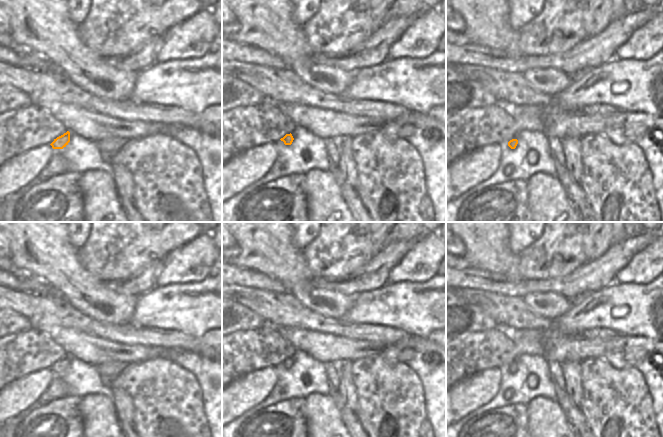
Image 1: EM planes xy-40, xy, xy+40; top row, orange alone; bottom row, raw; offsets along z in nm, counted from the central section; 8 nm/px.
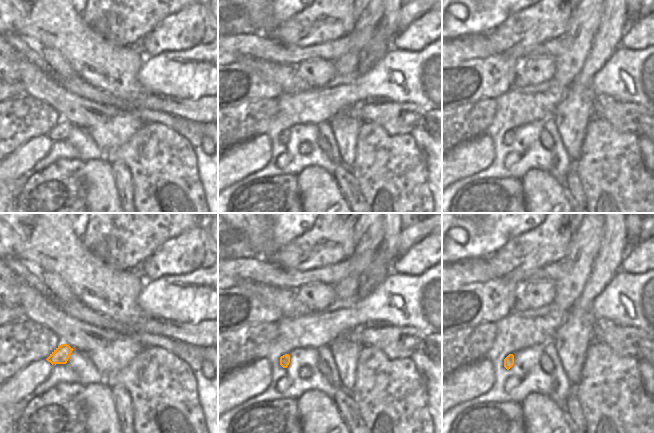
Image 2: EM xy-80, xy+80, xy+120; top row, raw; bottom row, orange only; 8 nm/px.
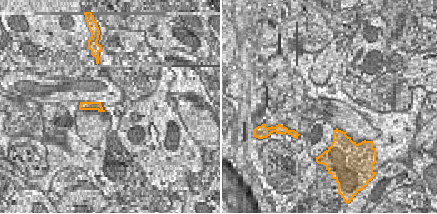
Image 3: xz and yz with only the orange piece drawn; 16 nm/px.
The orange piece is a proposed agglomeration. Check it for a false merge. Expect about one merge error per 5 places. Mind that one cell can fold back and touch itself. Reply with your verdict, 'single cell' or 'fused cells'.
single cell

